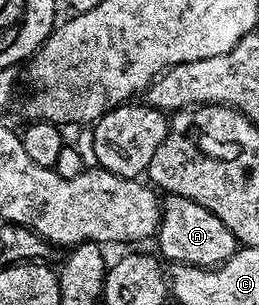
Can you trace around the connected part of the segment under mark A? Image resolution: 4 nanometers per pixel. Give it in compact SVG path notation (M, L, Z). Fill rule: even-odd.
M170 194L164 196L161 204L161 225L155 236L156 243L156 250L166 260L169 258L170 264L186 263L192 267L211 268L229 260L239 246L235 233L231 233L231 229L227 229L211 209L203 209L203 205L187 197Z

